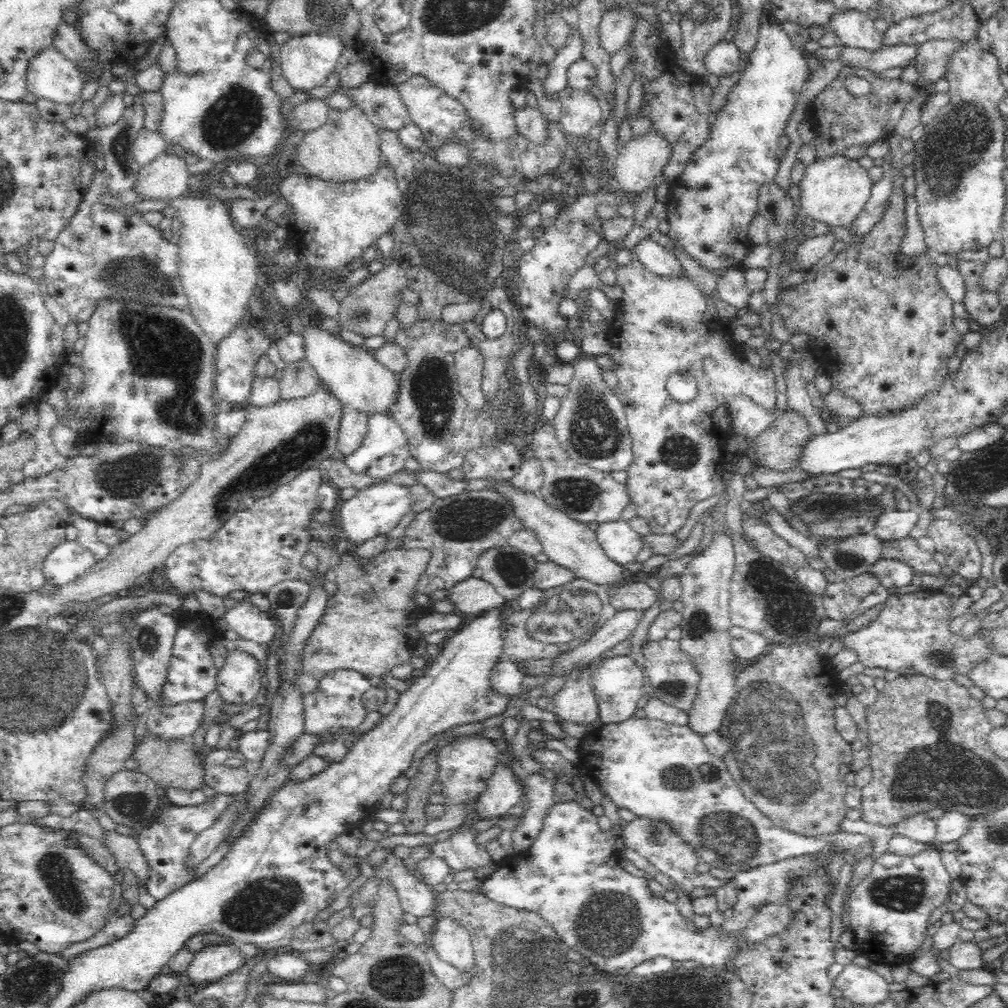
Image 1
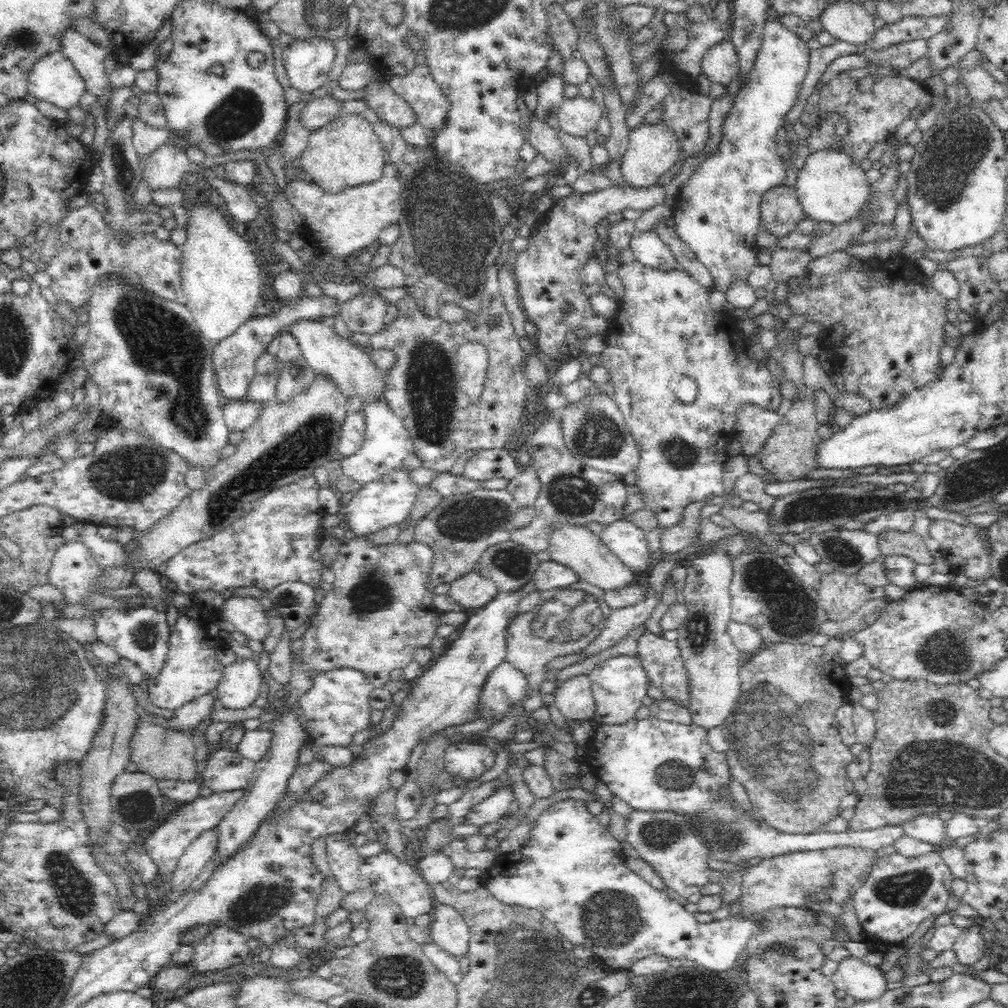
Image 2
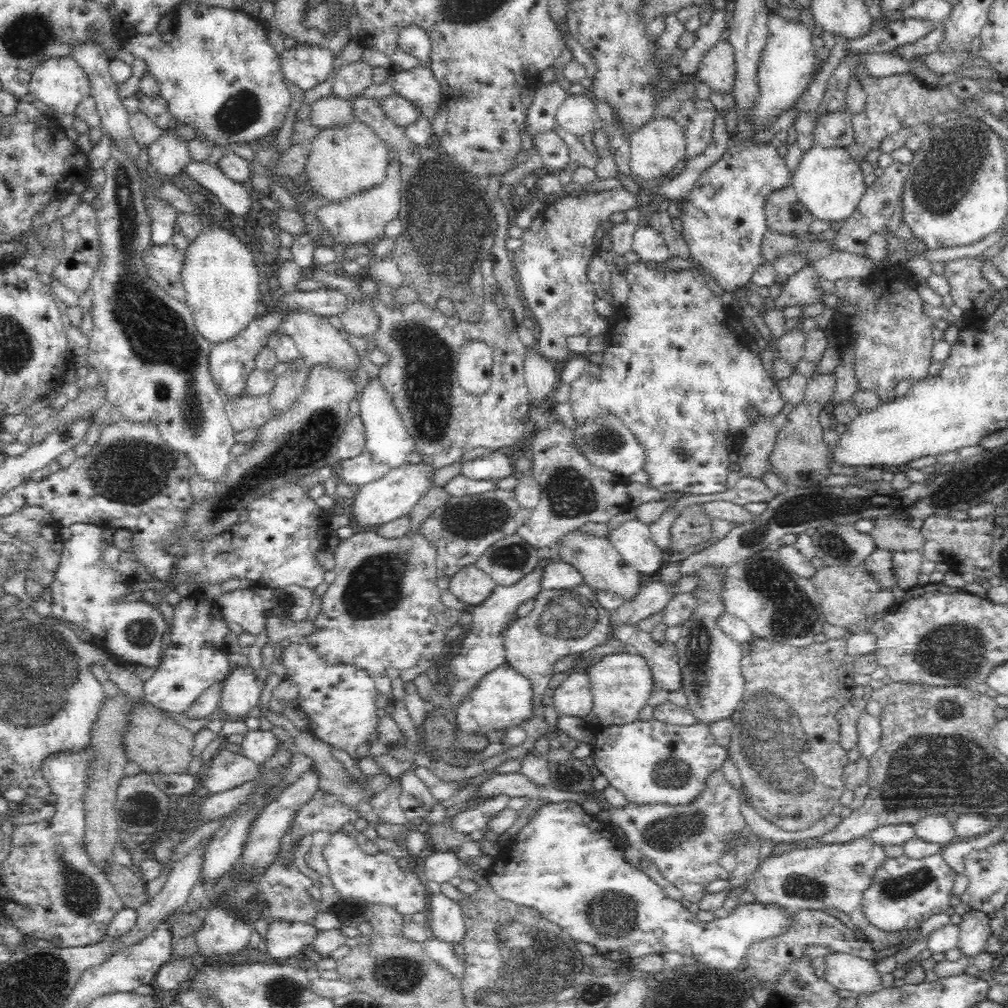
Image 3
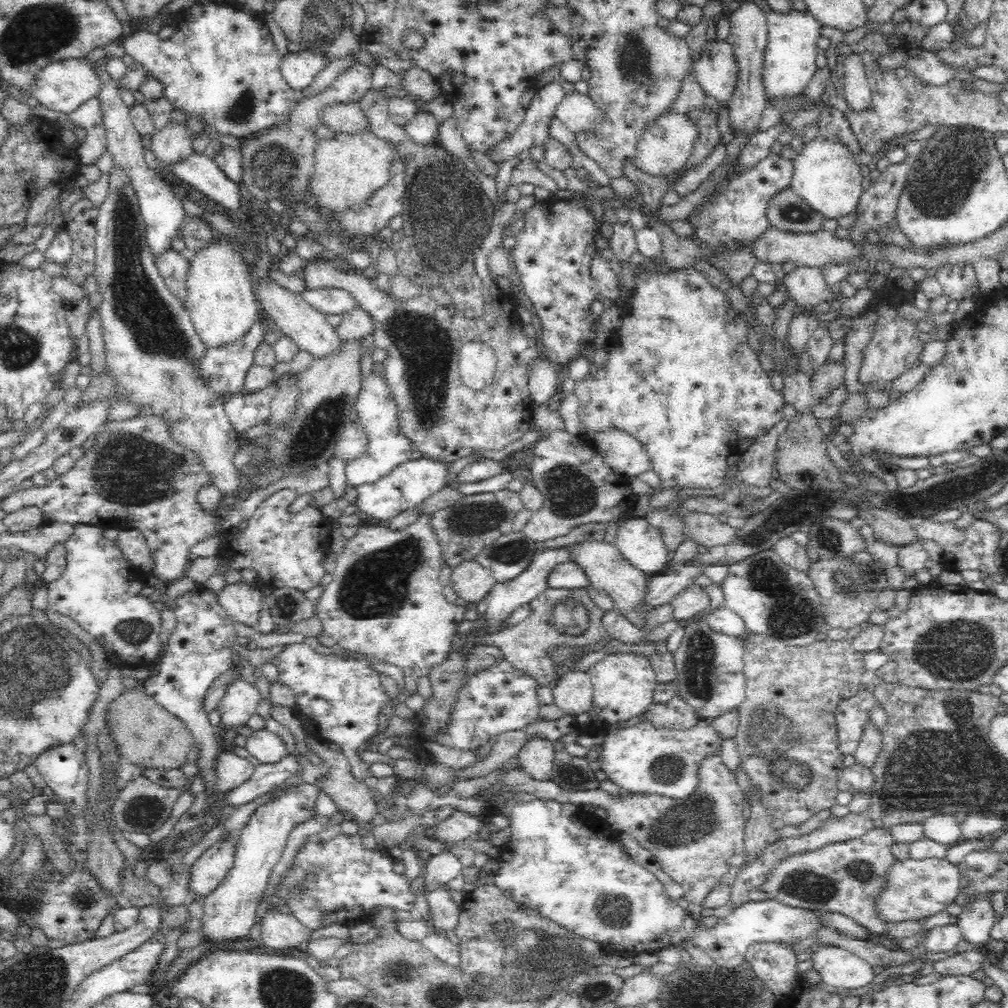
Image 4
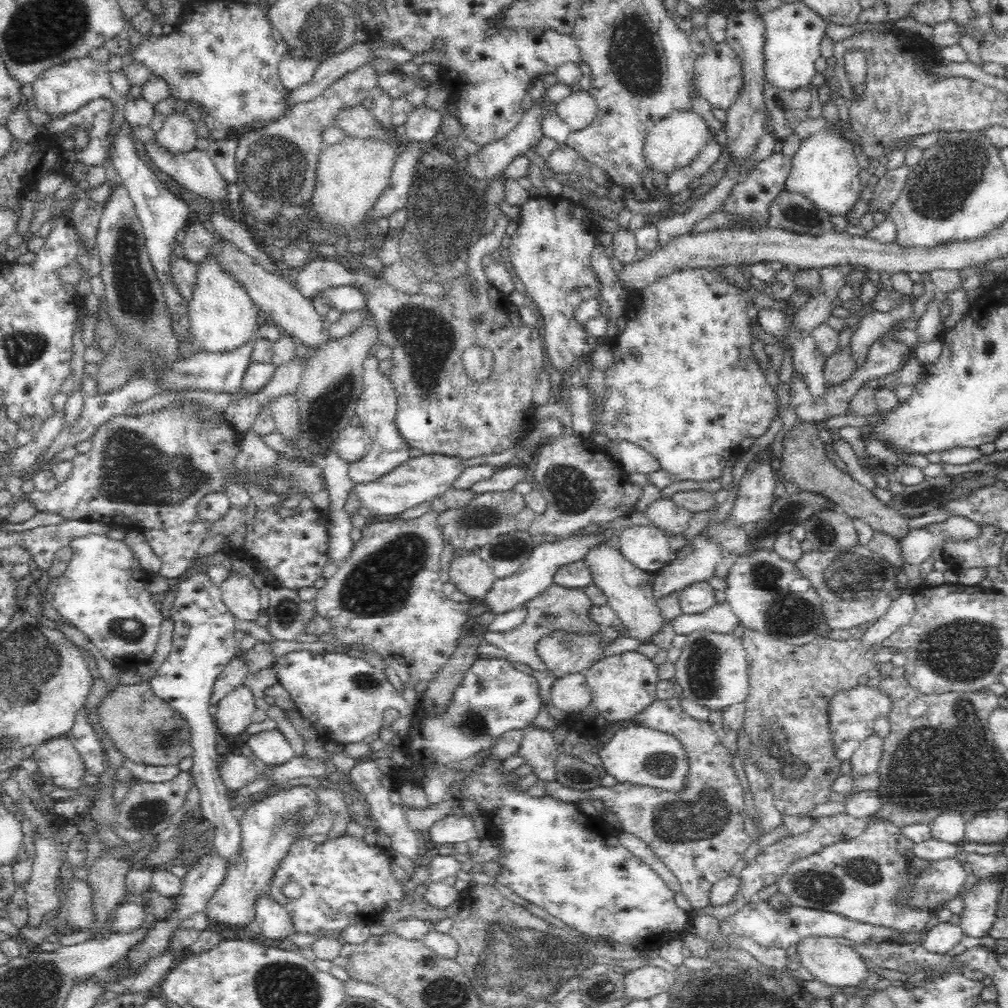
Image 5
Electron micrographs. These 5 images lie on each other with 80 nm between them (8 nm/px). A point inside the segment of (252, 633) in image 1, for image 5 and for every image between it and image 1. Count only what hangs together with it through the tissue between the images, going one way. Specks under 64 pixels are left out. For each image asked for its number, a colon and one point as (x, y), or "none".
2: (246, 613)
3: (243, 606)
4: (242, 601)
5: (239, 594)

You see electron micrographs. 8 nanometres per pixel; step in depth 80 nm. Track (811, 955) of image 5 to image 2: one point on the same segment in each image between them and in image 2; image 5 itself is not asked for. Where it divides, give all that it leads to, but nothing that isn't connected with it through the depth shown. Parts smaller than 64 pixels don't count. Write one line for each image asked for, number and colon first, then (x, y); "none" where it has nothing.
2: (862, 981)
3: (845, 971)
4: (839, 968)

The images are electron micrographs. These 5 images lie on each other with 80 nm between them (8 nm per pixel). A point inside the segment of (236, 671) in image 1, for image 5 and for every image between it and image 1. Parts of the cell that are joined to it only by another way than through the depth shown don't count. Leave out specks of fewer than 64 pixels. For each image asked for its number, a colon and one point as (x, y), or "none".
2: (239, 686)
3: (240, 691)
4: (241, 698)
5: (234, 711)

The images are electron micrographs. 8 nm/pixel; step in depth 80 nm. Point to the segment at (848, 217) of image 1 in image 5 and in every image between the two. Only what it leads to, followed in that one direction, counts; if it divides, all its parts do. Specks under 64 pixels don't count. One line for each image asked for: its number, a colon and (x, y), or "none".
2: (831, 187)
3: (829, 183)
4: (825, 175)
5: (824, 169)

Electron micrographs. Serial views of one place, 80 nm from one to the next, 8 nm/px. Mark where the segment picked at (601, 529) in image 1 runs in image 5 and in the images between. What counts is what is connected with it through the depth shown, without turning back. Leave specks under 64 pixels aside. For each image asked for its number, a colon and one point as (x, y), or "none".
2: (626, 541)
3: (632, 540)
4: (640, 543)
5: (646, 547)

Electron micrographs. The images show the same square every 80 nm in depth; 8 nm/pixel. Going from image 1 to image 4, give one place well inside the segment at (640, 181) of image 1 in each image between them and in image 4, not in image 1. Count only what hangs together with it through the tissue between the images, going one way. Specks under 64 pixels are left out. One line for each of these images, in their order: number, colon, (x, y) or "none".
2: (653, 153)
3: (657, 146)
4: (663, 148)

